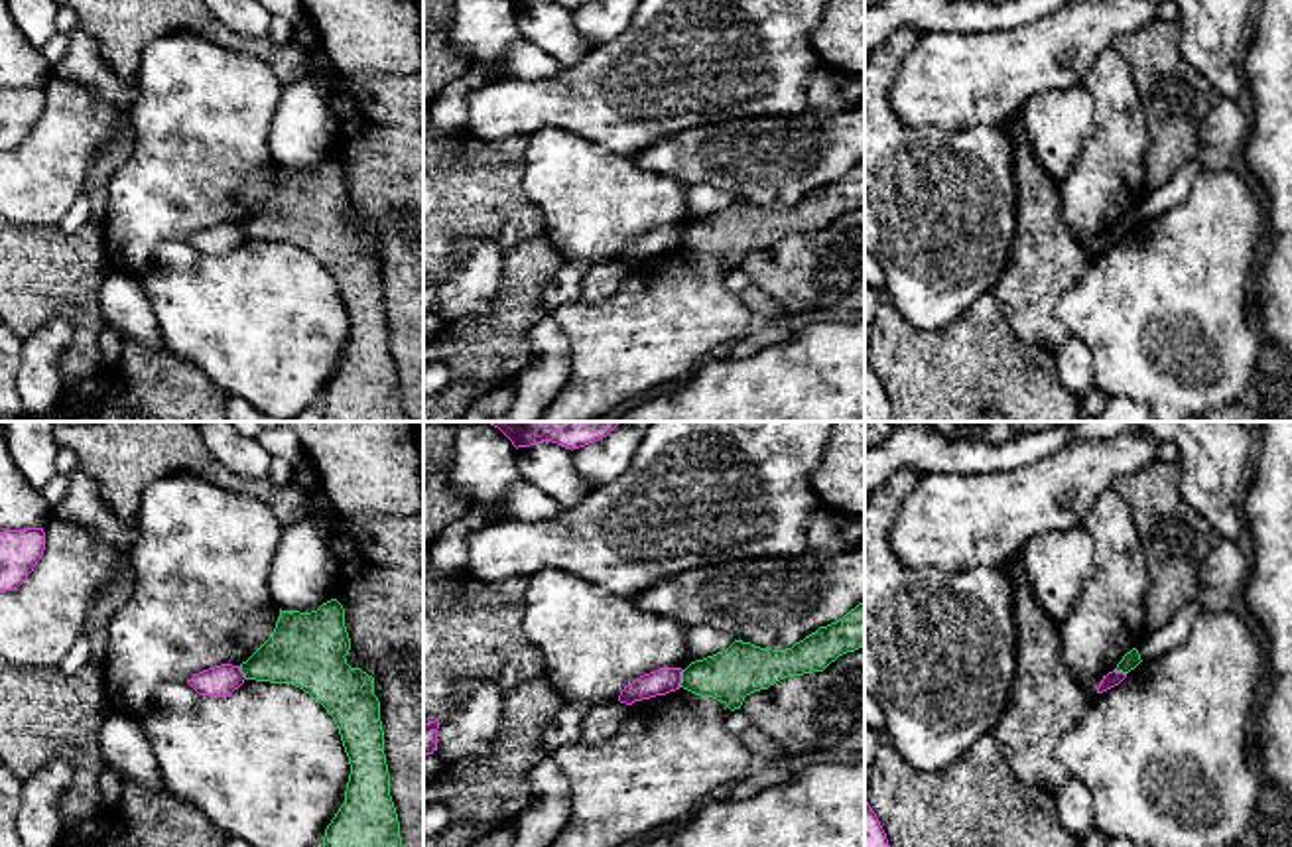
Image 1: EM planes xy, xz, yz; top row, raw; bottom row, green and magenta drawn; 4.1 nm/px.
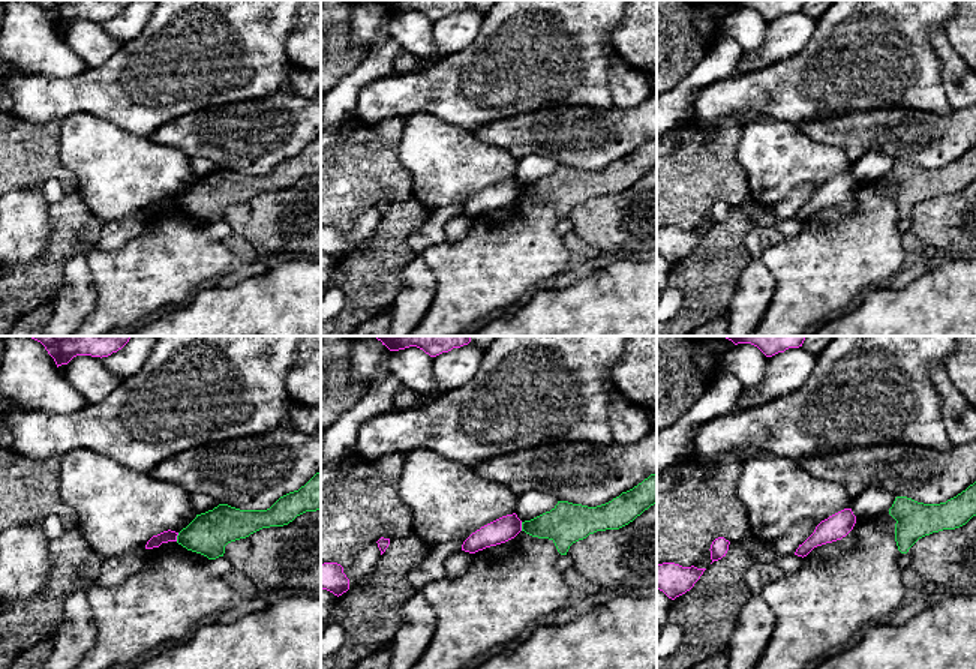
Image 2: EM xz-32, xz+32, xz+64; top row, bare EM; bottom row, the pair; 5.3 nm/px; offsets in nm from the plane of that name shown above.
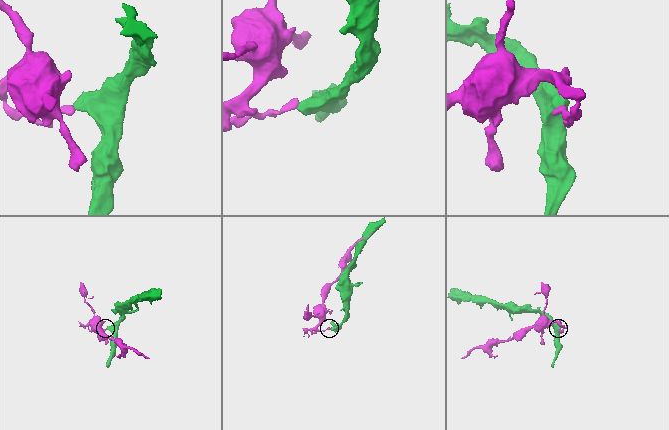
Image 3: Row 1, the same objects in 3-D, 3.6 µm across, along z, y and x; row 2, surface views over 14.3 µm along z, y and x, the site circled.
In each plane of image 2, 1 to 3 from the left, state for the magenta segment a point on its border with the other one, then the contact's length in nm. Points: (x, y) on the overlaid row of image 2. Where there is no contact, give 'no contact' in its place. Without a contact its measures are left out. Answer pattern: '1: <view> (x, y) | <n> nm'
1: xz-32 (177, 537) | 50 nm
2: xz+32 (522, 527) | 50 nm
3: no contact

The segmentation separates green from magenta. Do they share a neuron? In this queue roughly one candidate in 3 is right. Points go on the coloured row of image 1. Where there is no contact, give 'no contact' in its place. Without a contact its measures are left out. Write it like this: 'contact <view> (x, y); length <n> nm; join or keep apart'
contact xz (682, 678); length 80 nm; keep apart

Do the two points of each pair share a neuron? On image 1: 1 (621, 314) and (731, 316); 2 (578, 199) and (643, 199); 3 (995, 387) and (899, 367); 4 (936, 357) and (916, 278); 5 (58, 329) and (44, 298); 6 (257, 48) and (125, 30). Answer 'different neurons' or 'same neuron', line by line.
1: same neuron
2: same neuron
3: same neuron
4: different neurons
5: different neurons
6: same neuron

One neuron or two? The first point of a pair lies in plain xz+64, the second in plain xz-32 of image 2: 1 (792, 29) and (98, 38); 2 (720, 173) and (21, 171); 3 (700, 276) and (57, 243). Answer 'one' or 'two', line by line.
1: two
2: one
3: one

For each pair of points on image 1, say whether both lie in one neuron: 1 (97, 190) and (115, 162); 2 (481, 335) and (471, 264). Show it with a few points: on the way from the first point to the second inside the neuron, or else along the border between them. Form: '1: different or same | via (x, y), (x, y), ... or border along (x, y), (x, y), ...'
1: same | via (97, 184), (109, 168)
2: different | border along (503, 276), (481, 316), (444, 327)

